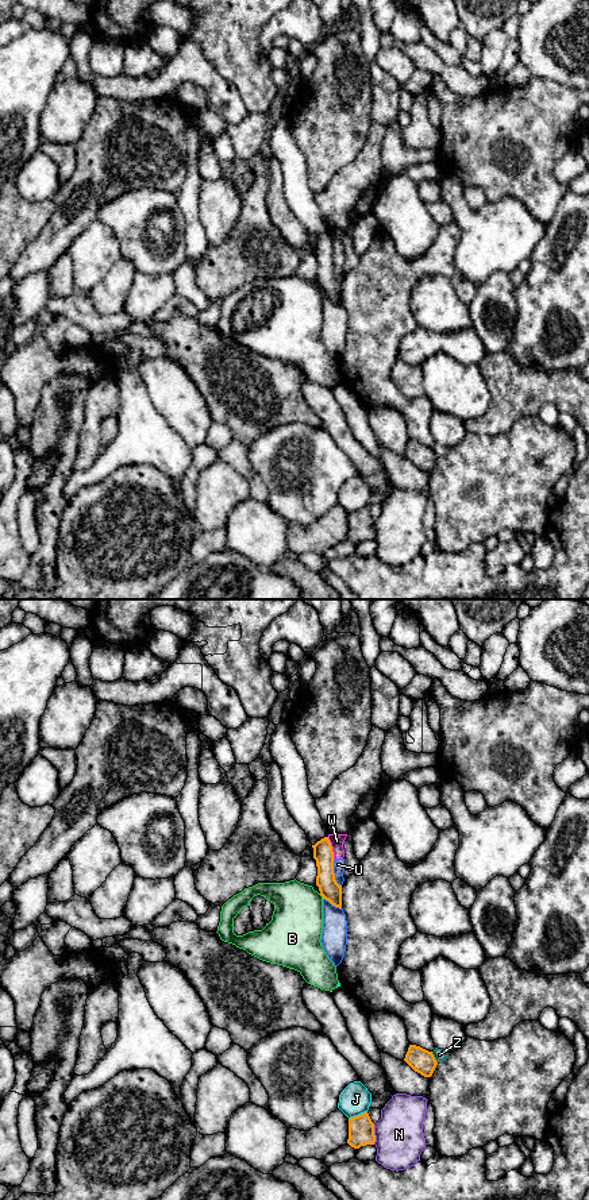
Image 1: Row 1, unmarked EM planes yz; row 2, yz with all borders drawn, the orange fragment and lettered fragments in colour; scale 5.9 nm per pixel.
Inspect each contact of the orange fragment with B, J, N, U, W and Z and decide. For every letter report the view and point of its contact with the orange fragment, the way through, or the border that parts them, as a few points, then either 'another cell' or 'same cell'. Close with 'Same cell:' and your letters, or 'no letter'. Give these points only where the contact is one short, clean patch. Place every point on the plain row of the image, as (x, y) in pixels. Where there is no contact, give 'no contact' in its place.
B: contact yz (322, 290); another cell
J: contact yz (358, 510); another cell
N: contact yz (373, 529); another cell
U: contact yz (334, 269); another cell
W: contact yz (331, 243); border yz (327, 232), (334, 254); another cell
Z: contact yz (434, 452); border yz (431, 447), (437, 458); another cell
Same cell: no letter

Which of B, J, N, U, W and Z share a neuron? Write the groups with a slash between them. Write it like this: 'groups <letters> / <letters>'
groups B / J / N / U W / Z

